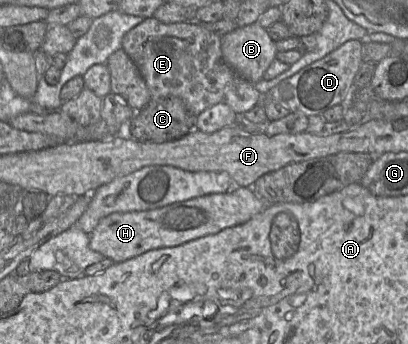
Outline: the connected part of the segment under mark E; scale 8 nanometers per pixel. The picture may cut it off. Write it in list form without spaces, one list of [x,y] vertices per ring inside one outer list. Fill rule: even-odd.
[[[154,17],[145,18],[122,38],[122,49],[138,67],[150,93],[150,99],[180,98],[186,109],[197,116],[205,109],[219,103],[227,104],[240,116],[255,105],[262,104],[262,94],[234,71],[222,58],[221,37],[210,32],[198,21],[164,24]]]

